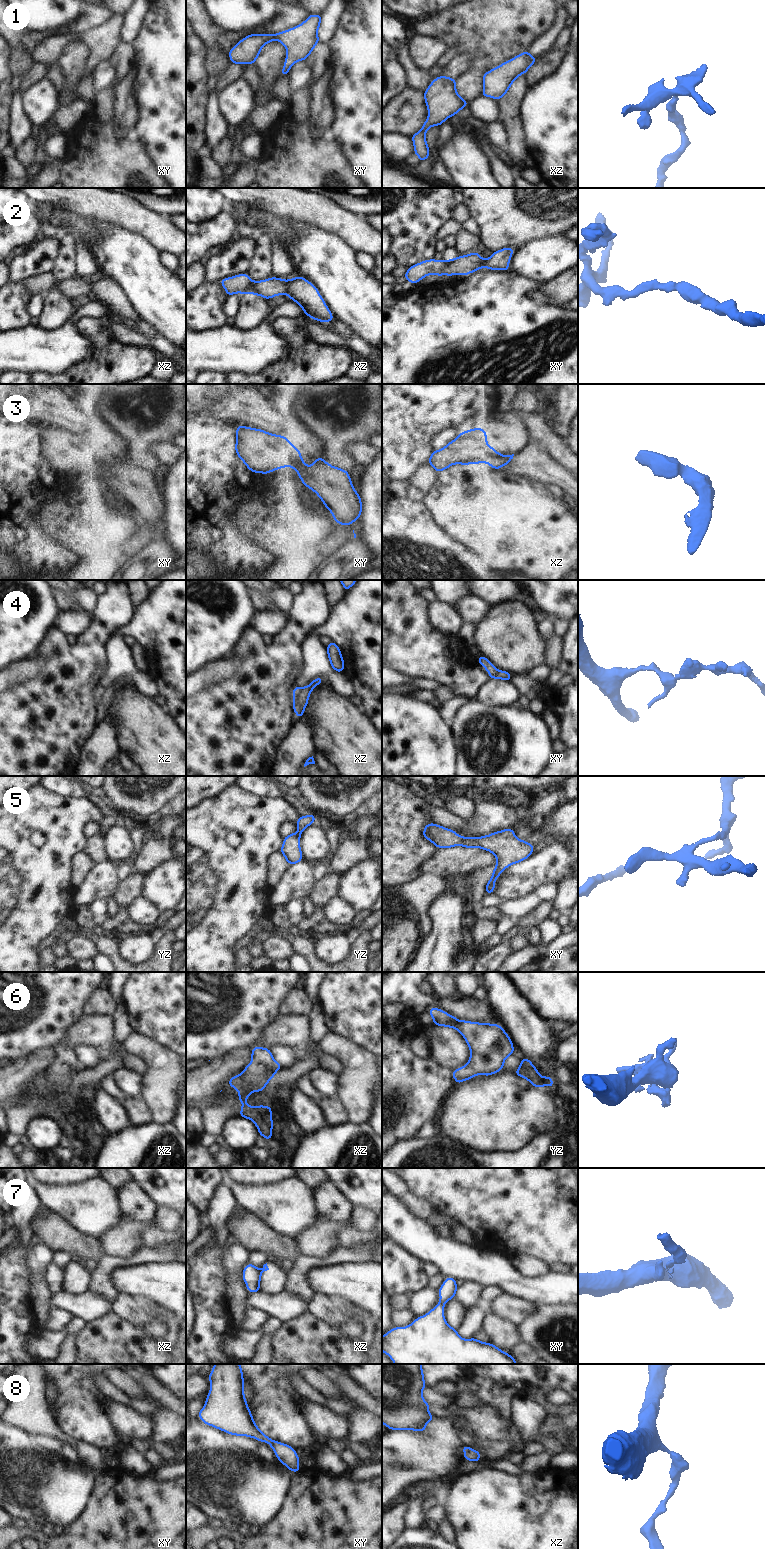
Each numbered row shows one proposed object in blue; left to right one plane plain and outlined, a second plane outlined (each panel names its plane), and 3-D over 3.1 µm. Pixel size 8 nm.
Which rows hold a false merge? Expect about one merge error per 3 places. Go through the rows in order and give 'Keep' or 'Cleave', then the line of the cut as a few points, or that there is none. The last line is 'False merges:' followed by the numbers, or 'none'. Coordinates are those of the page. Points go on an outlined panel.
1: Keep. No split
2: Keep. No split
3: Keep. No split
4: Cleave. Split along xz (301, 688), (293, 703)
5: Keep. No split
6: Keep. No split
7: Cleave. Split along xz (259, 1270), (261, 1273)
8: Keep. No split
False merges: 4, 7.

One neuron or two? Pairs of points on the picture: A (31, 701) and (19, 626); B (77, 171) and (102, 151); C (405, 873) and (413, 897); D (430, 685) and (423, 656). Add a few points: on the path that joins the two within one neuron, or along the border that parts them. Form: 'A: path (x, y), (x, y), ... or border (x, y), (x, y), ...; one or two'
A: border (41, 642), (23, 660); two
B: path (83, 170), (96, 157); one
C: border (420, 873), (392, 891); two
D: border (413, 677), (430, 678), (442, 685); two

